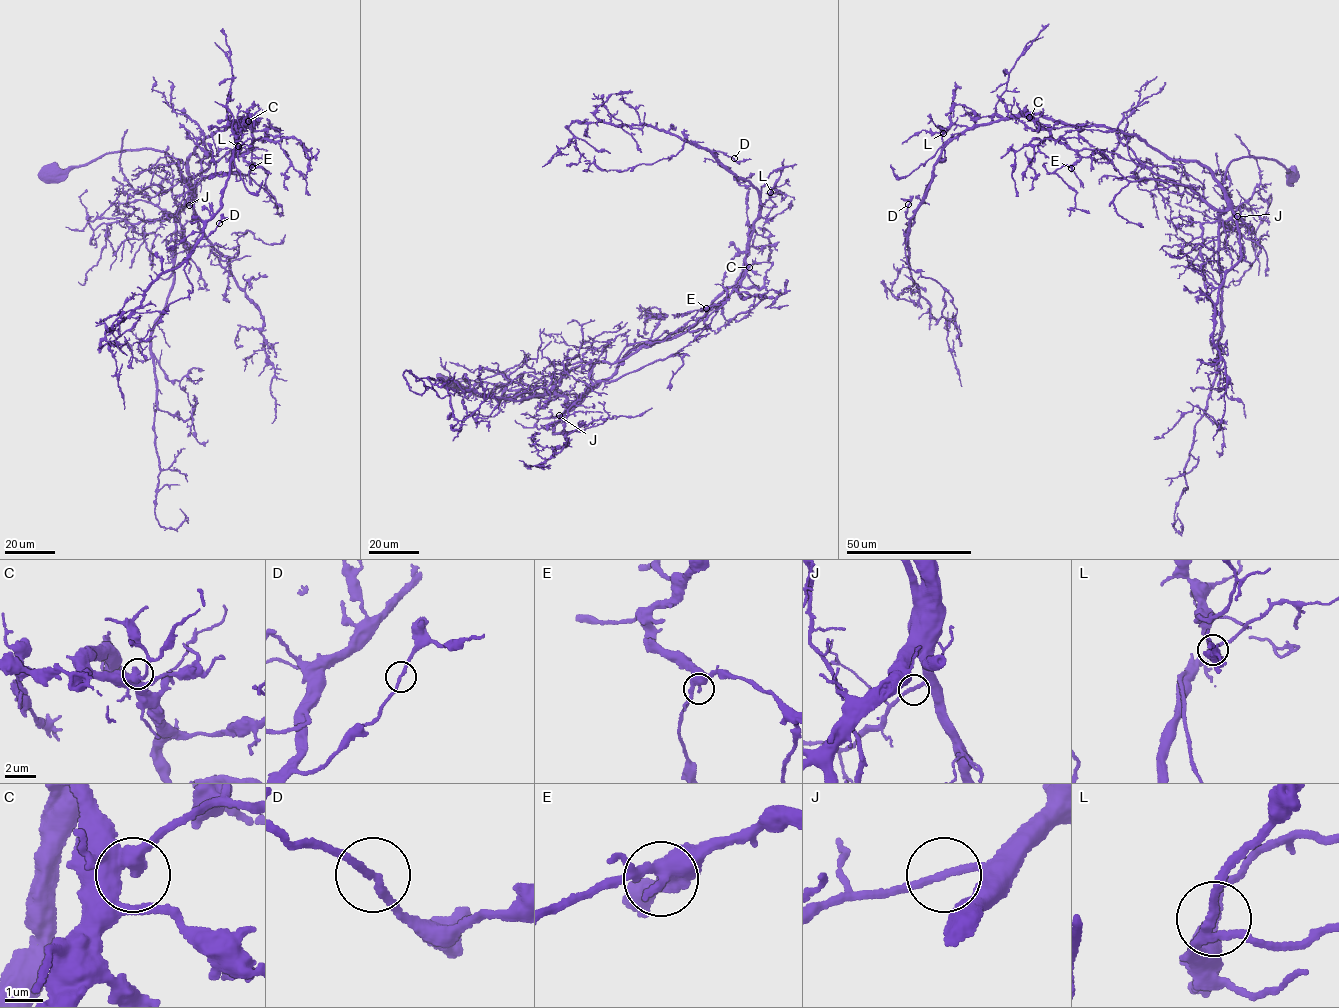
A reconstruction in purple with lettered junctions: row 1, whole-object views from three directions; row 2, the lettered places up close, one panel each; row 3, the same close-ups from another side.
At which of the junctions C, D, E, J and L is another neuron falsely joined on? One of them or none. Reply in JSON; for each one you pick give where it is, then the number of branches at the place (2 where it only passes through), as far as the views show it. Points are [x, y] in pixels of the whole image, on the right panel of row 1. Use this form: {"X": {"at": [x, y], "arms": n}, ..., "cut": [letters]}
{"cut": []}

